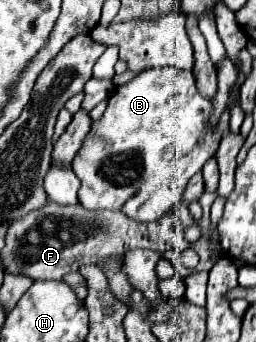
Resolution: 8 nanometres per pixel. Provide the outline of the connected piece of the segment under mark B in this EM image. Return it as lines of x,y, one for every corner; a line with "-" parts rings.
154,67
138,73
132,81
118,85
114,95
108,101
108,109
104,111
102,119
92,125
80,153
76,155
72,169
82,181
82,187
78,191
80,203
86,209
100,211
120,209
128,197
132,197
146,177
154,175
156,169
166,169
166,163
171,158
181,158
202,139
206,133
208,121
210,121
212,103
206,101
194,83
194,73
190,69
178,69
178,67

